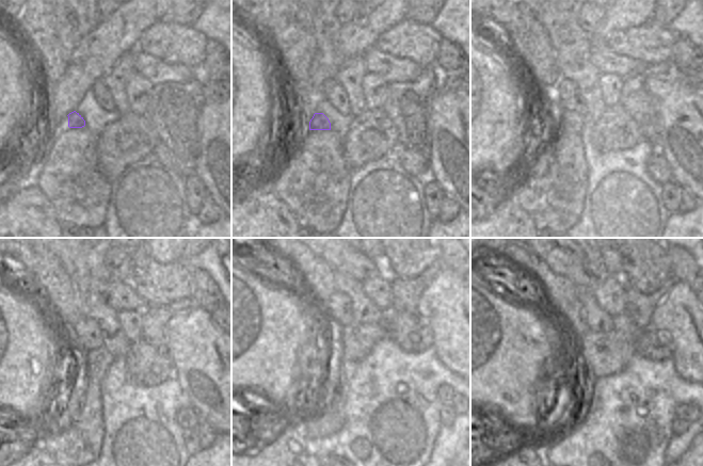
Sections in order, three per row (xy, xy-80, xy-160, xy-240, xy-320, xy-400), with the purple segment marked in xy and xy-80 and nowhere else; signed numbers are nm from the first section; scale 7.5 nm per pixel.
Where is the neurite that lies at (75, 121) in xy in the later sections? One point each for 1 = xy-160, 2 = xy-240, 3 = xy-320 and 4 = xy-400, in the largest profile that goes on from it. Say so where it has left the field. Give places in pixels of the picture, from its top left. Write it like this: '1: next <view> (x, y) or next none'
1: next xy-160 (571, 123)
2: next xy-240 (98, 360)
3: next xy-320 (348, 355)
4: next xy-400 (595, 354)

